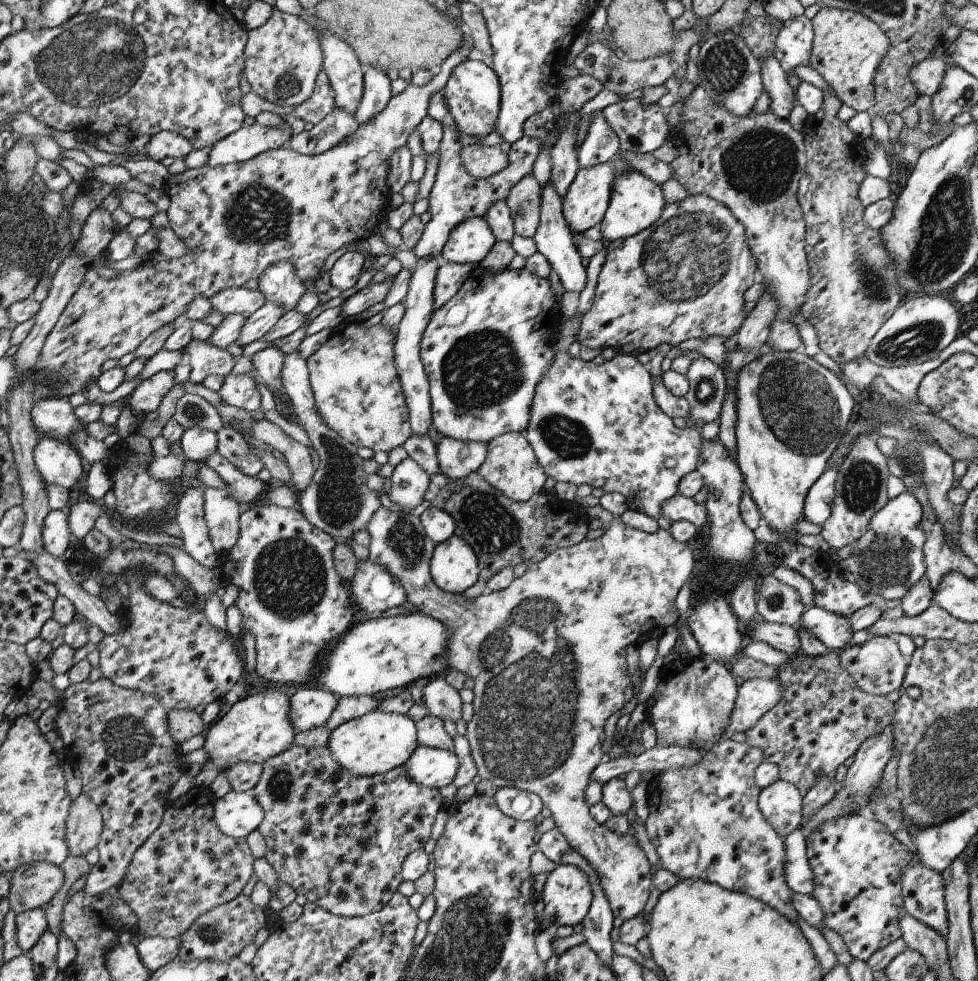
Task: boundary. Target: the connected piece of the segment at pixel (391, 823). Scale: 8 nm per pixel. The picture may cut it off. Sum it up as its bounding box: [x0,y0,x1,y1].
[250,746,447,917]

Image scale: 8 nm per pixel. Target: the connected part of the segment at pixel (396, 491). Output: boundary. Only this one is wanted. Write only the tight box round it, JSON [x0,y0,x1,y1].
[388,457,429,512]

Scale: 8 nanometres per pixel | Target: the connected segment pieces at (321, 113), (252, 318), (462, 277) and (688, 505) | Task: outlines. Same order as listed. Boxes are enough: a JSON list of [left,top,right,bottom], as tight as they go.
[[292,70,335,124],[236,301,283,348],[433,262,479,312],[661,493,709,530]]

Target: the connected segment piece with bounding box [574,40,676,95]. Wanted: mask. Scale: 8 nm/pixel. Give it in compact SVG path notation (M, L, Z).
M601 40L586 46L575 59L574 67L582 75L590 75L597 78L603 84L603 88L607 88L610 92L615 92L618 95L620 93L625 95L632 94L632 91L635 89L643 89L646 86L660 86L660 84L664 84L667 81L670 75L674 75L676 71L676 64L668 58L655 56L643 61L619 58L613 52L607 52Z

